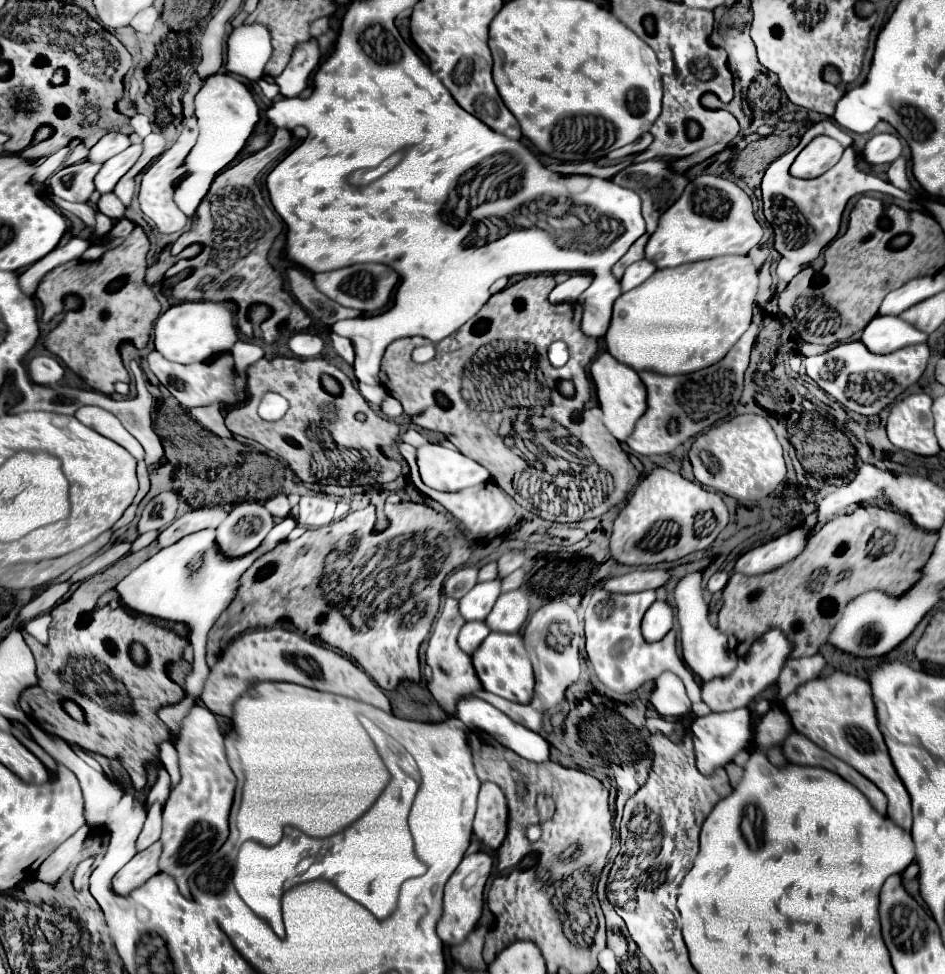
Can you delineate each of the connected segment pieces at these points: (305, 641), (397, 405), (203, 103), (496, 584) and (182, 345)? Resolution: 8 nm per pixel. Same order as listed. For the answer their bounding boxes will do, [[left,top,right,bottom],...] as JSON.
[[201,628,391,716],[381,394,403,418],[173,74,259,218],[459,580,501,620],[153,302,241,364]]

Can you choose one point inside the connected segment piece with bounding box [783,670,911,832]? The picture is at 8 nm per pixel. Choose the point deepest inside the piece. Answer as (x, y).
(836, 712)

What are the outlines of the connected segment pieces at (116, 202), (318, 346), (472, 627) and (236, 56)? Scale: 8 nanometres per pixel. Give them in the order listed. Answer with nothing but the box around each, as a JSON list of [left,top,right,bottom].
[[97,192,125,222],[287,332,327,358],[459,622,491,654],[225,24,271,80]]

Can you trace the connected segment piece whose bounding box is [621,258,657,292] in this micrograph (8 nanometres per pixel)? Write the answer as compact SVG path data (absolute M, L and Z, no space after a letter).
M645 258L645 260L639 260L639 262L635 262L635 264L631 264L631 266L625 270L623 278L621 278L621 290L623 290L623 292L633 290L635 286L643 284L655 270L657 270L657 268L655 268L653 262L649 262L647 258Z

